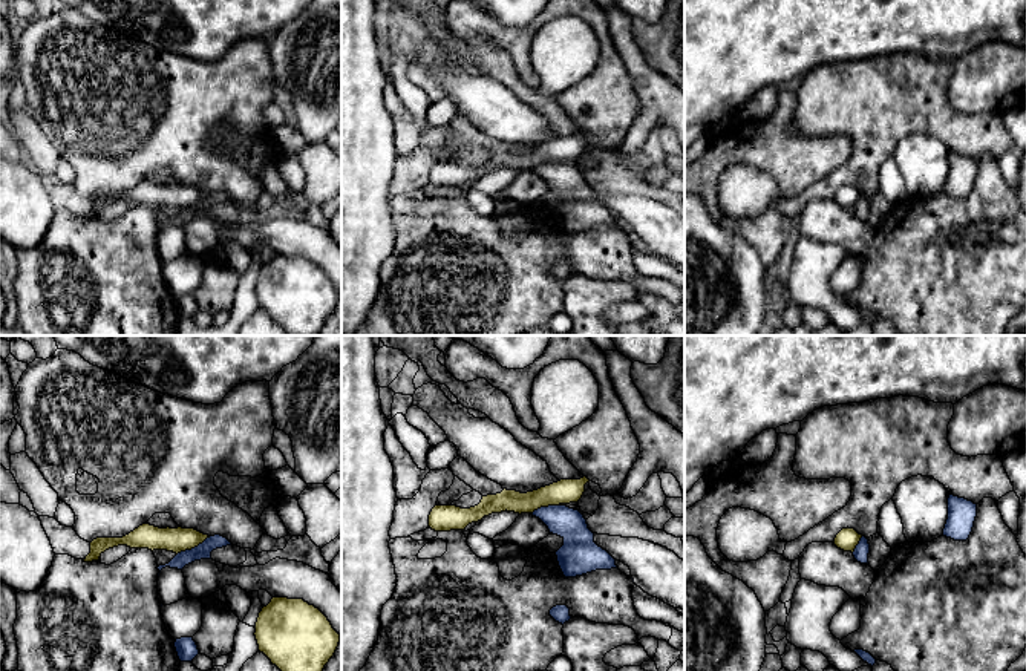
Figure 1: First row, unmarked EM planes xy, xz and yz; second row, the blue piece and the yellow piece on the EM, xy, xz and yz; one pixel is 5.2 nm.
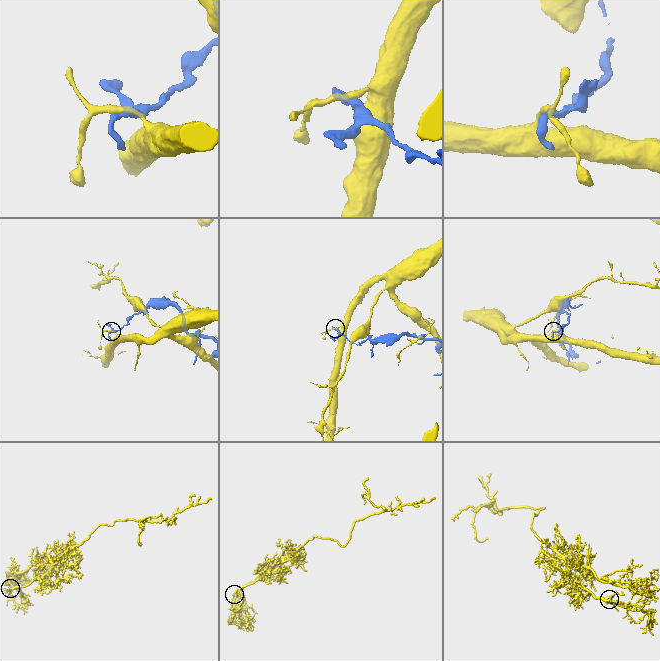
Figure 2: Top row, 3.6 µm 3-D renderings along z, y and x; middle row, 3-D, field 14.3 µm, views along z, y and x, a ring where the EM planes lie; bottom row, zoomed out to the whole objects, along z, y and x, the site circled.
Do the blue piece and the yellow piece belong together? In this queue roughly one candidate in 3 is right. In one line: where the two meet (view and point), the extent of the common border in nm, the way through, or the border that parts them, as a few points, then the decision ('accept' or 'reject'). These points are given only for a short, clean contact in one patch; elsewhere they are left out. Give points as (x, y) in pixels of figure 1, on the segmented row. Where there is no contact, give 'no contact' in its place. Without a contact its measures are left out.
xy (195, 547) | 200 nm | along xy (210, 536), (176, 555) | reject

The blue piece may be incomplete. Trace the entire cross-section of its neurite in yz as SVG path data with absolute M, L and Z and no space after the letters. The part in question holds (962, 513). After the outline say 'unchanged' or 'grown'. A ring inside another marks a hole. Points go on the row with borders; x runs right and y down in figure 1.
M949 495L948 519L943 529L943 536L954 541L966 541L972 532L977 516L977 504L965 498Z; unchanged

